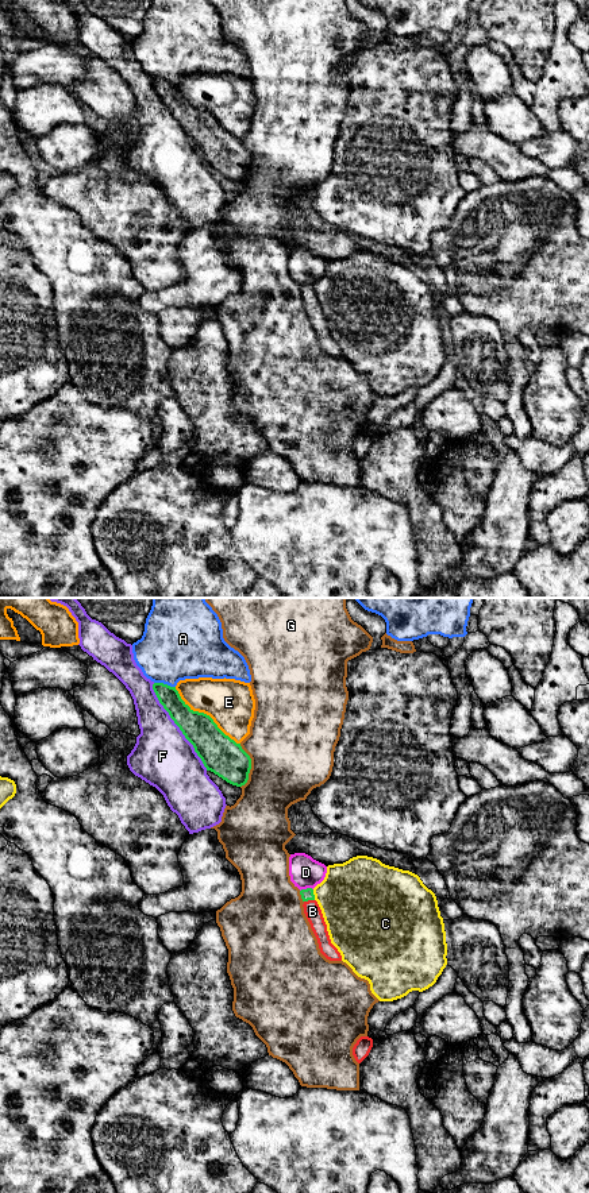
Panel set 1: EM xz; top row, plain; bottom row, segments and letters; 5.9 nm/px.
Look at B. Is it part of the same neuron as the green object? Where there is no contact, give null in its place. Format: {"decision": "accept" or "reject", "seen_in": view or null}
{"decision": "accept", "seen_in": "xz"}

